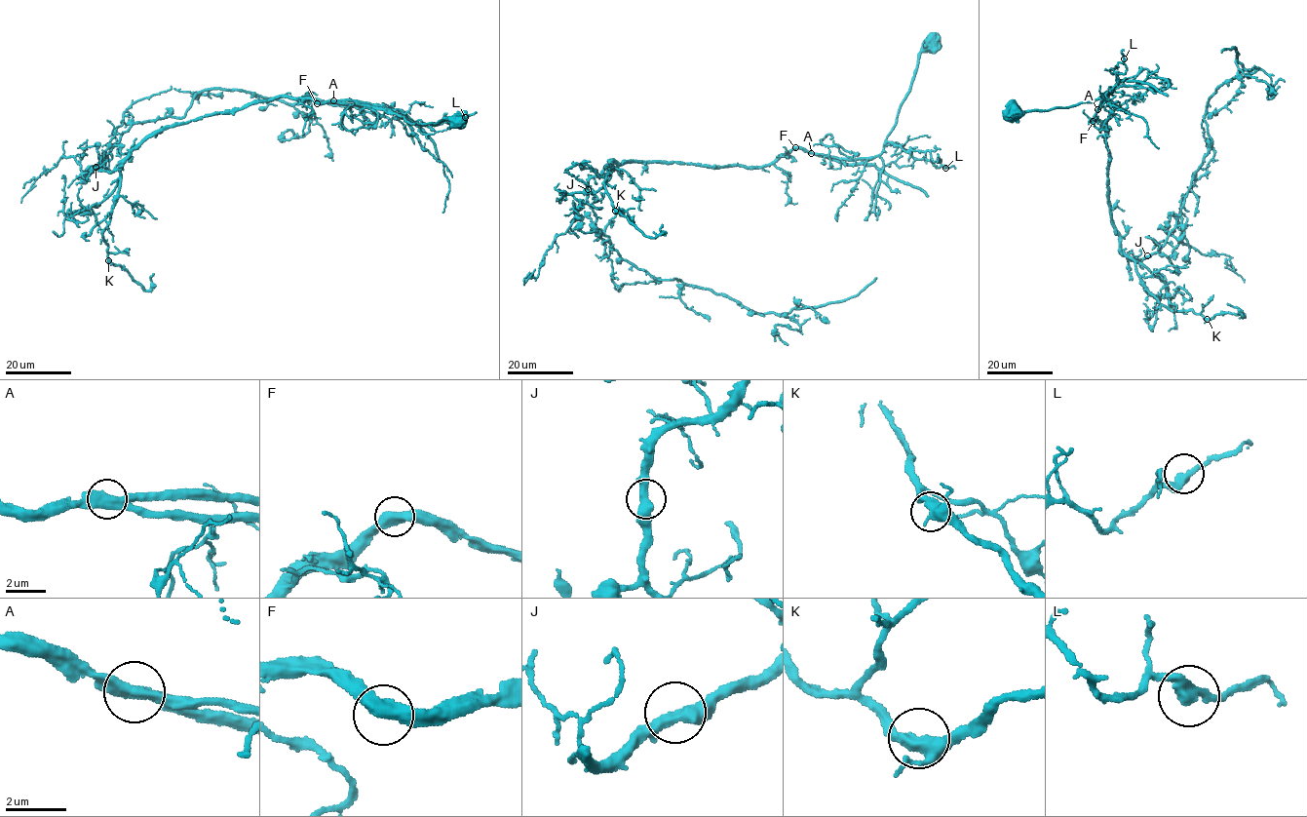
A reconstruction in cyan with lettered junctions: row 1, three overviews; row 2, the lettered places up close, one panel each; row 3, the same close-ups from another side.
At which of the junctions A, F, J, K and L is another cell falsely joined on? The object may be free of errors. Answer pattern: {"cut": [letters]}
{"cut": []}

